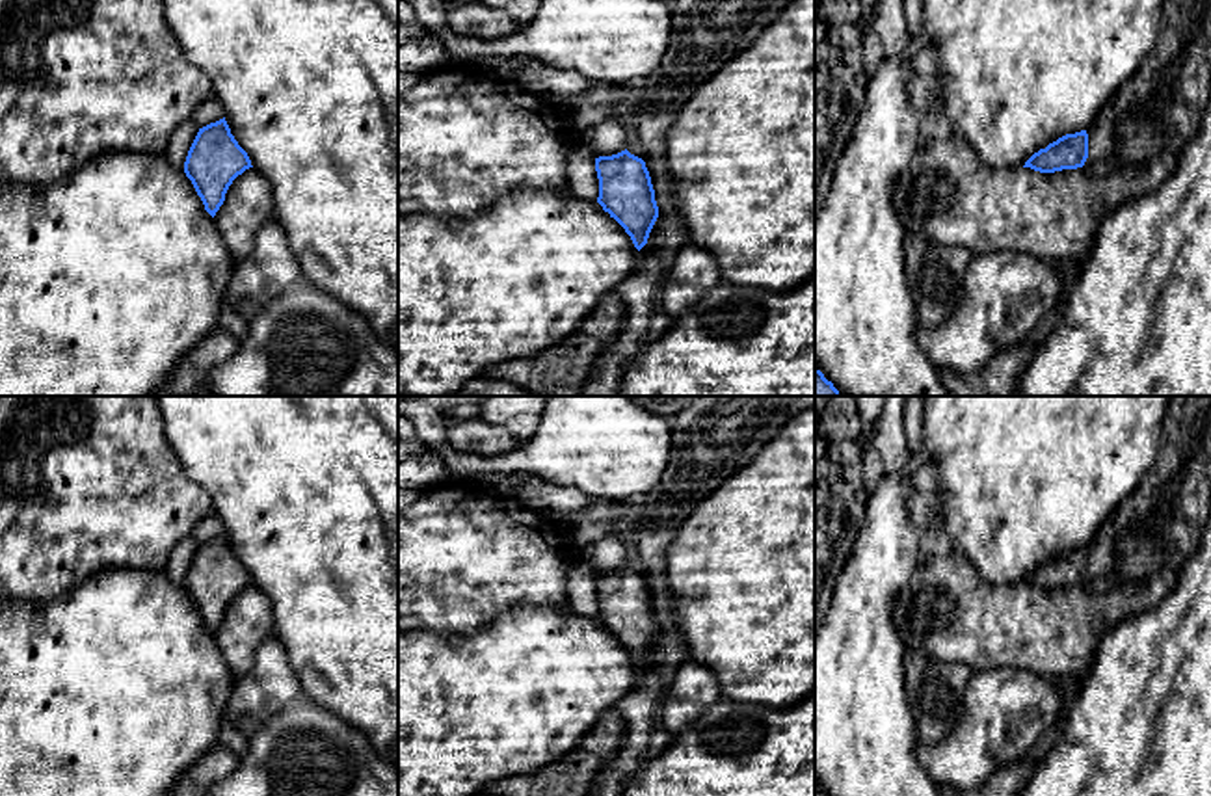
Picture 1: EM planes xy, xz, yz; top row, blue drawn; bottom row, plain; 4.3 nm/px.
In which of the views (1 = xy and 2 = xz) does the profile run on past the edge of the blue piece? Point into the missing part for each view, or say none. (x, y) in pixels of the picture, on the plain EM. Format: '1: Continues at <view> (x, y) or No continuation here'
1: No continuation here
2: No continuation here

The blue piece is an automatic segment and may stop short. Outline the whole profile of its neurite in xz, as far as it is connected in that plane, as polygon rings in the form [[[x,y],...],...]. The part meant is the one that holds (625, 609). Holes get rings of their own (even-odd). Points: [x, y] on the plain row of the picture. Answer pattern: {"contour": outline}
{"contour": [[[625,565],[595,575],[595,588],[599,595],[597,619],[625,645],[640,668],[659,634],[645,578]]]}

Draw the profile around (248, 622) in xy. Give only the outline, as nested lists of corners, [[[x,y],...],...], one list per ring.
[[[255,584],[238,591],[214,632],[234,679],[255,666],[257,647],[273,632],[273,606]]]

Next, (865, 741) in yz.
[[[908,472],[884,474],[878,480],[867,498],[830,608],[815,630],[815,785],[826,796],[939,796],[915,759],[917,736],[904,686],[906,645],[895,623],[898,593],[923,562],[921,543],[908,513],[908,497],[913,491]]]

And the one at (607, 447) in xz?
[[[551,396],[534,435],[499,456],[463,454],[441,444],[437,454],[452,480],[471,482],[489,474],[532,474],[560,487],[575,487],[590,498],[634,504],[662,480],[672,456],[666,417],[636,405],[627,396]]]

